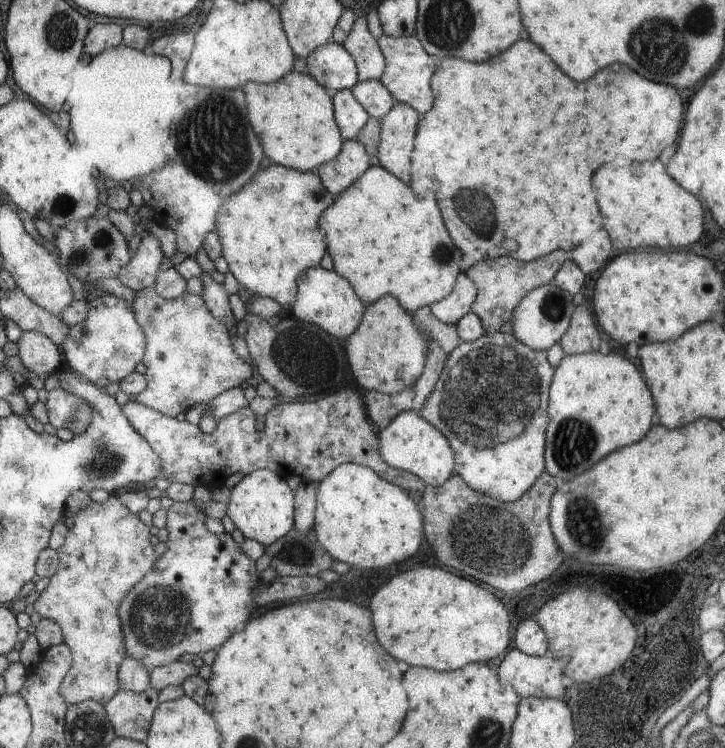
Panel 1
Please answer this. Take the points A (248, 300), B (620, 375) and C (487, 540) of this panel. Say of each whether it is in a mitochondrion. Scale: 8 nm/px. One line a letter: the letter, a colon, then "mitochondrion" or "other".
A: other
B: other
C: mitochondrion

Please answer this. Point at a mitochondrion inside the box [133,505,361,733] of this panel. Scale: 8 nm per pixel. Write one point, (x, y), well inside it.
(298, 556)

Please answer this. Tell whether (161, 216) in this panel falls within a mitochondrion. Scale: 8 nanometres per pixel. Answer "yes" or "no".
no

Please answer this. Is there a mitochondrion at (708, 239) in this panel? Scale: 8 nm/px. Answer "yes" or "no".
no

